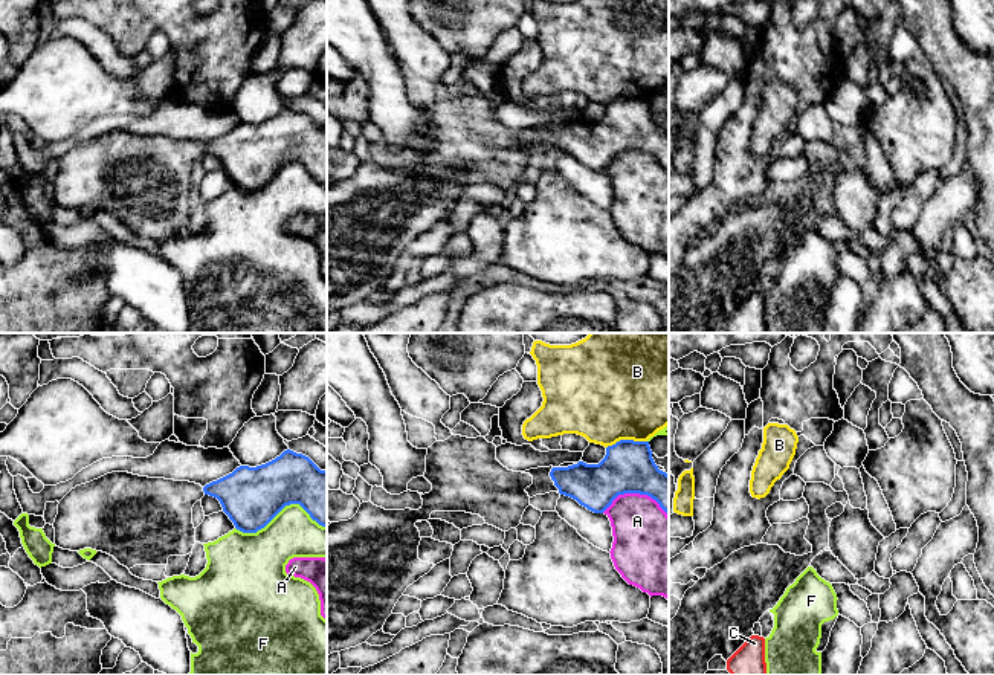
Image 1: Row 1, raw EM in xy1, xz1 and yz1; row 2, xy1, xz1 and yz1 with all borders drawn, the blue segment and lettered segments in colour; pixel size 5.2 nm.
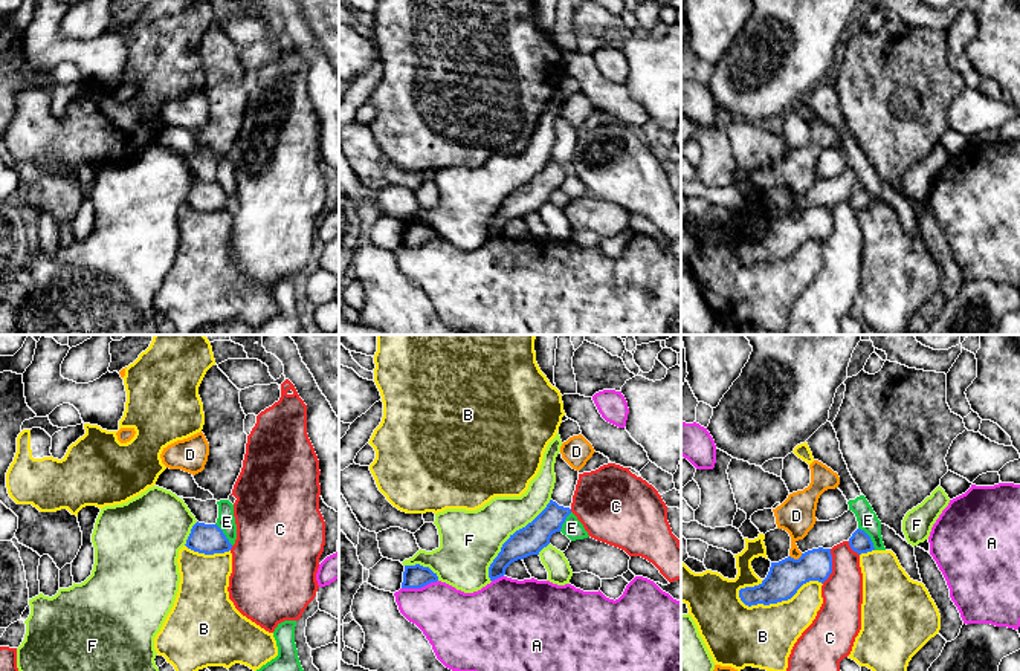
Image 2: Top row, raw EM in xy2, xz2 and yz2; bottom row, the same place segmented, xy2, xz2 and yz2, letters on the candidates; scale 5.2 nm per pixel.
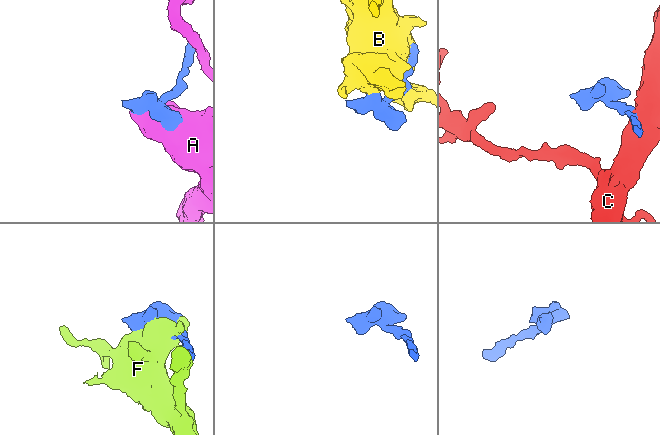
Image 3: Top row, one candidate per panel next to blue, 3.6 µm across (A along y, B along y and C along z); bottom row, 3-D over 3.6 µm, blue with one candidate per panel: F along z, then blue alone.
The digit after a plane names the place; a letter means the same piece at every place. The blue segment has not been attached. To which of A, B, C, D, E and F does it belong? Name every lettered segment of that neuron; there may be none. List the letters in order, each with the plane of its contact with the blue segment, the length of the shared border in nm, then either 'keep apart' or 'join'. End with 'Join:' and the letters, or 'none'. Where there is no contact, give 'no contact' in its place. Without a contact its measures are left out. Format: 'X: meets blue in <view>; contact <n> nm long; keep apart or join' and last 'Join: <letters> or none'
A: meets blue in xz1; contact 360 nm long; keep apart
B: meets blue in yz2; contact 460 nm long; keep apart
C: meets blue in yz2; contact 190 nm long; keep apart
D: meets blue in yz2; contact 70 nm long; keep apart
E: meets blue in yz2; contact 150 nm long; keep apart
F: meets blue in xy1; contact 480 nm long; keep apart
Join: none

